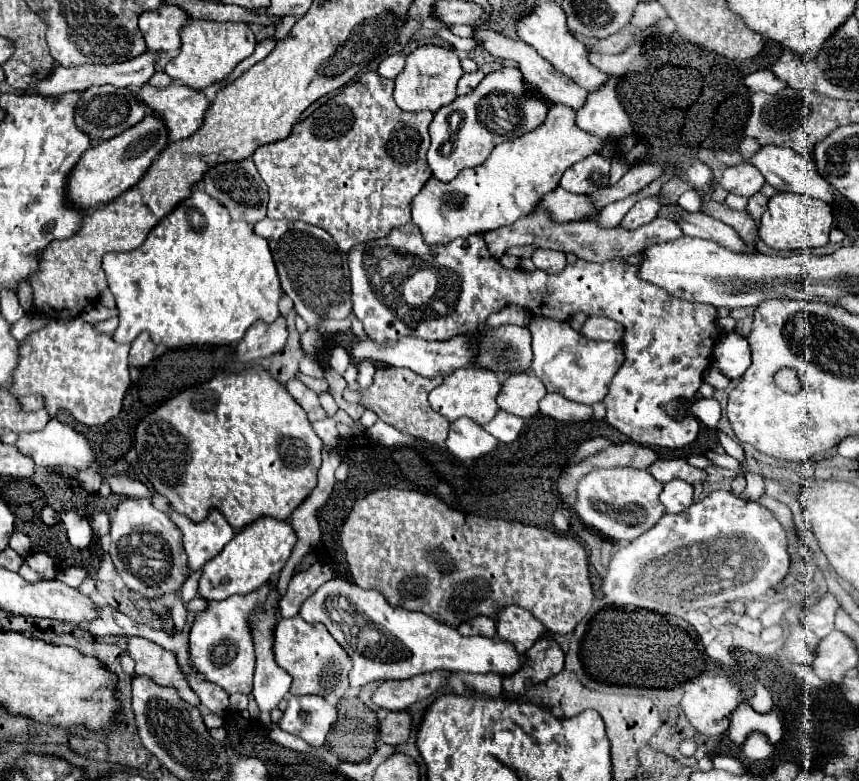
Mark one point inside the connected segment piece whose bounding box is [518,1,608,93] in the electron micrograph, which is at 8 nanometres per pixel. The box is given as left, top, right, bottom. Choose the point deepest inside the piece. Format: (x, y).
(545, 29)

